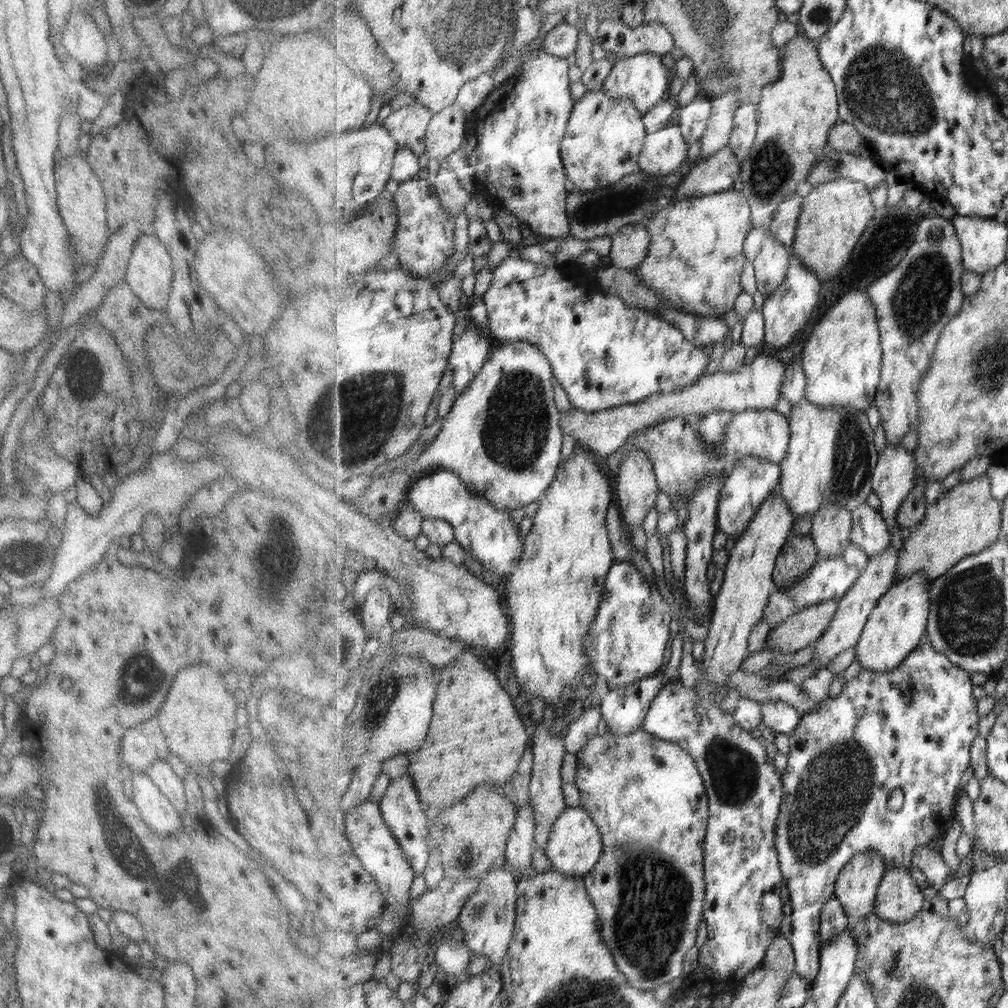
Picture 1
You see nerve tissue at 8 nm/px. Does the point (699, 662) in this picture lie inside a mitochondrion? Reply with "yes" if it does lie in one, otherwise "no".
no

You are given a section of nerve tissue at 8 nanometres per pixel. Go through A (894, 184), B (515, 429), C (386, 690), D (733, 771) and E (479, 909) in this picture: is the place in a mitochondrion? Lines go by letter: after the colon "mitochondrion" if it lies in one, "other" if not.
A: other
B: mitochondrion
C: mitochondrion
D: mitochondrion
E: mitochondrion

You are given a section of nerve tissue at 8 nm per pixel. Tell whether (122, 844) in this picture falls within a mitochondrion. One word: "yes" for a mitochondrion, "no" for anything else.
yes

